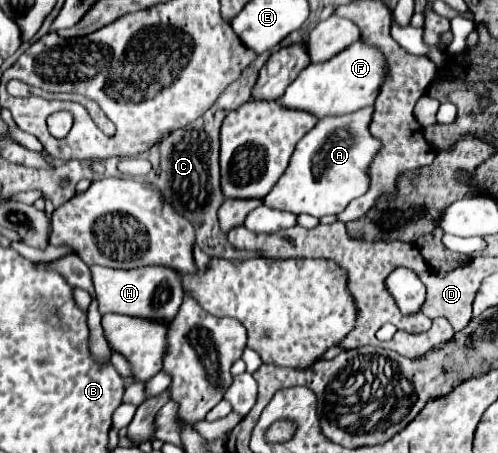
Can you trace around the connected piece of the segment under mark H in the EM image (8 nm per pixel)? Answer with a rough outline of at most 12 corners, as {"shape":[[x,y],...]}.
{"shape":[[91,266],[101,314],[169,320],[181,274]]}

